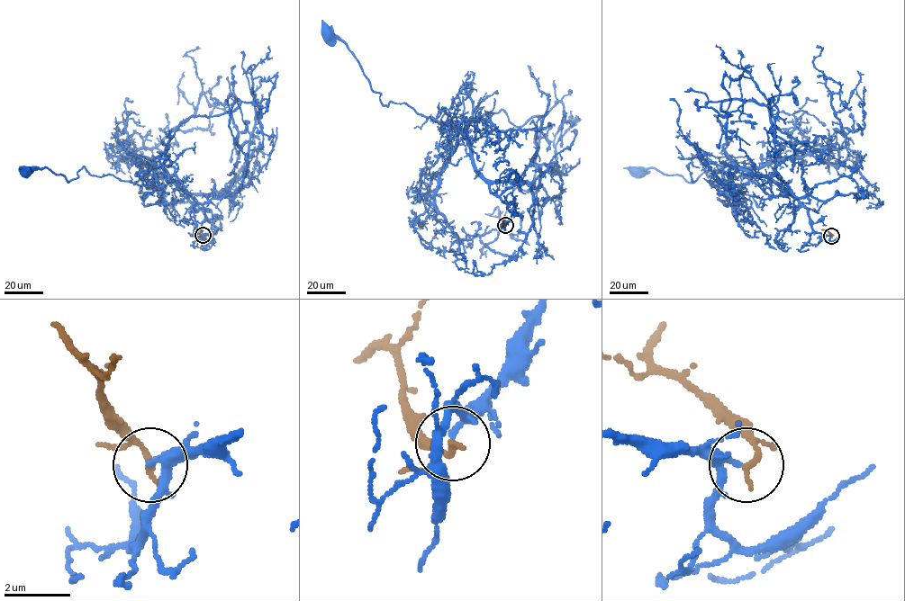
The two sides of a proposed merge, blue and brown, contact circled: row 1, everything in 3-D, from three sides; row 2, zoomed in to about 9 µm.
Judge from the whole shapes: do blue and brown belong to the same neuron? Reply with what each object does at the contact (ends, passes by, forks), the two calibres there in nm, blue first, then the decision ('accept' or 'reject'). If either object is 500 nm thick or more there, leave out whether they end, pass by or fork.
blue passes by; brown passes by; calibres 150 and 150 nm; accept

